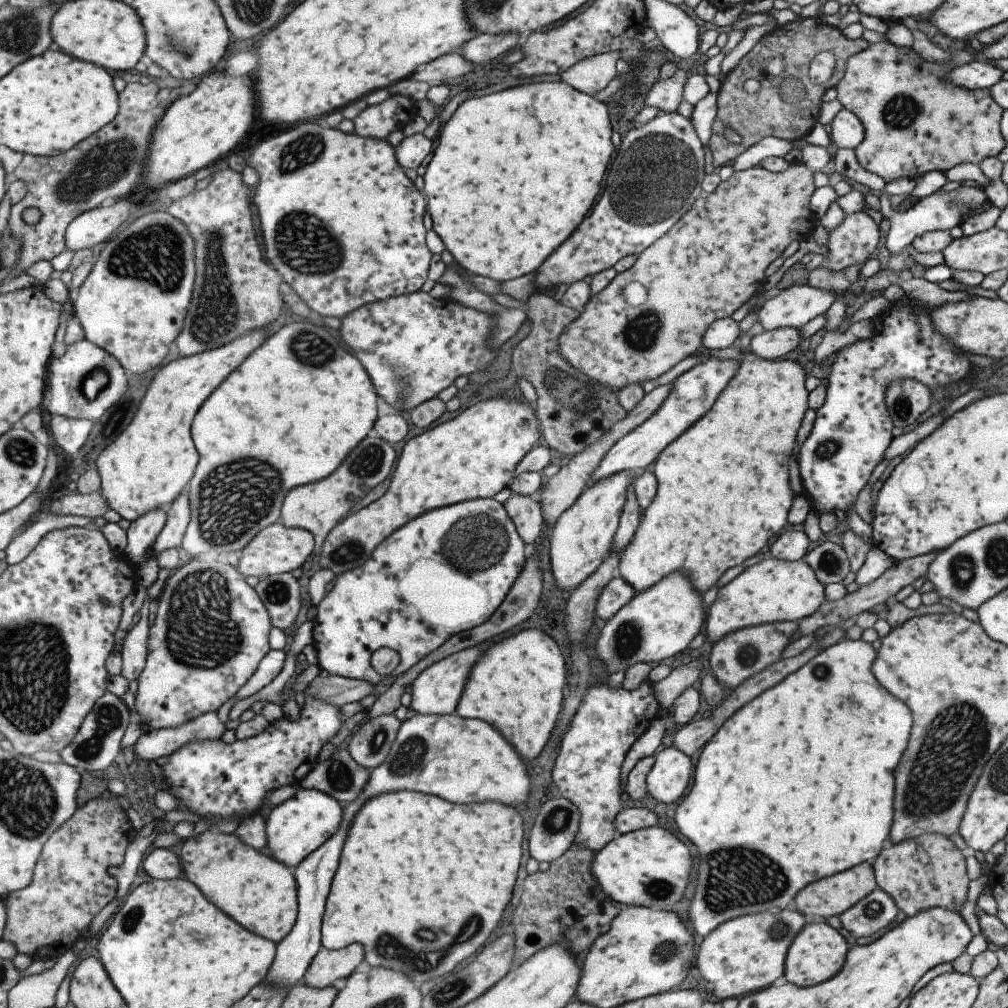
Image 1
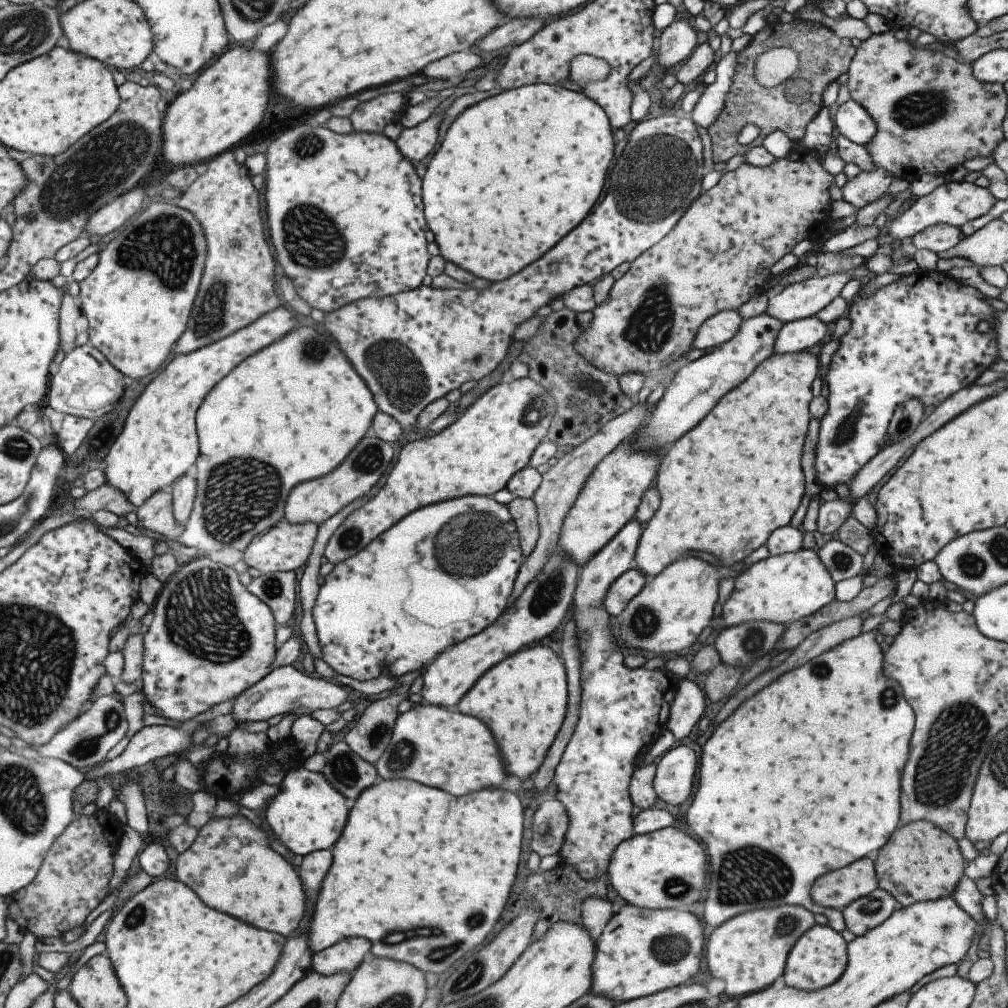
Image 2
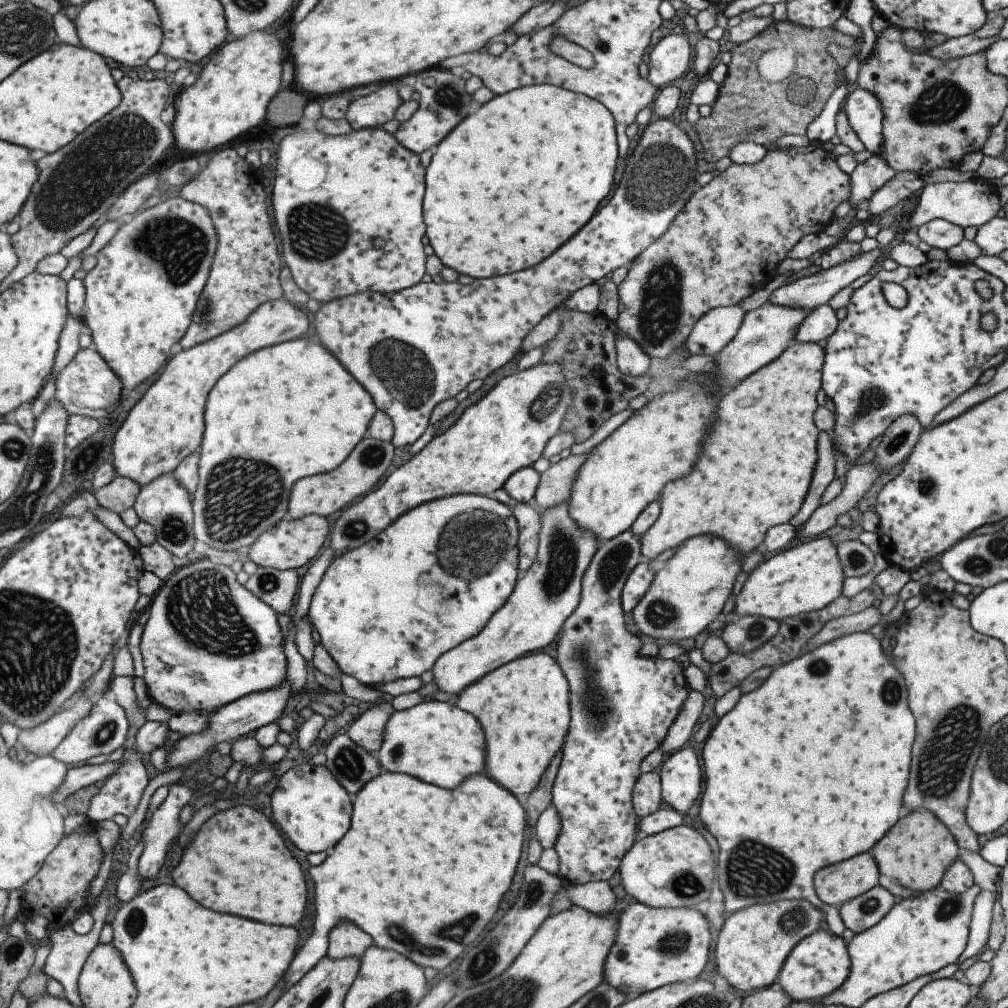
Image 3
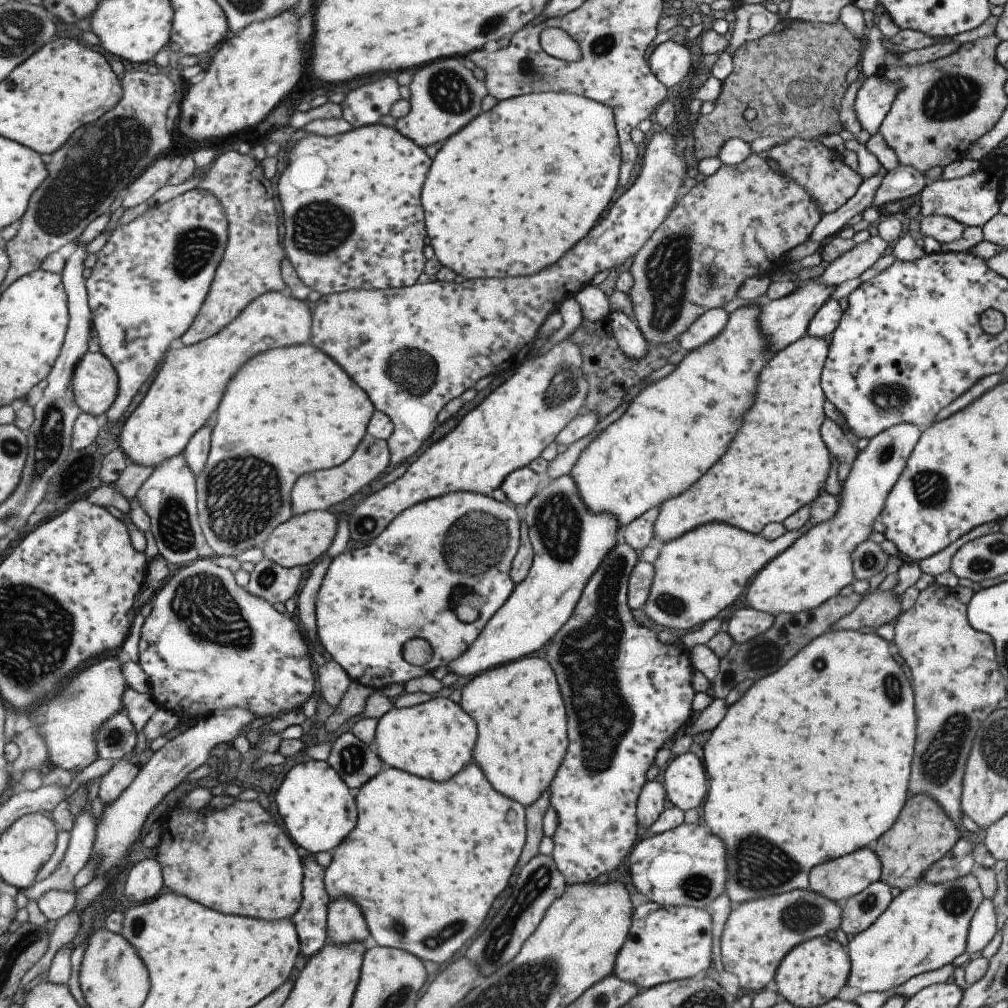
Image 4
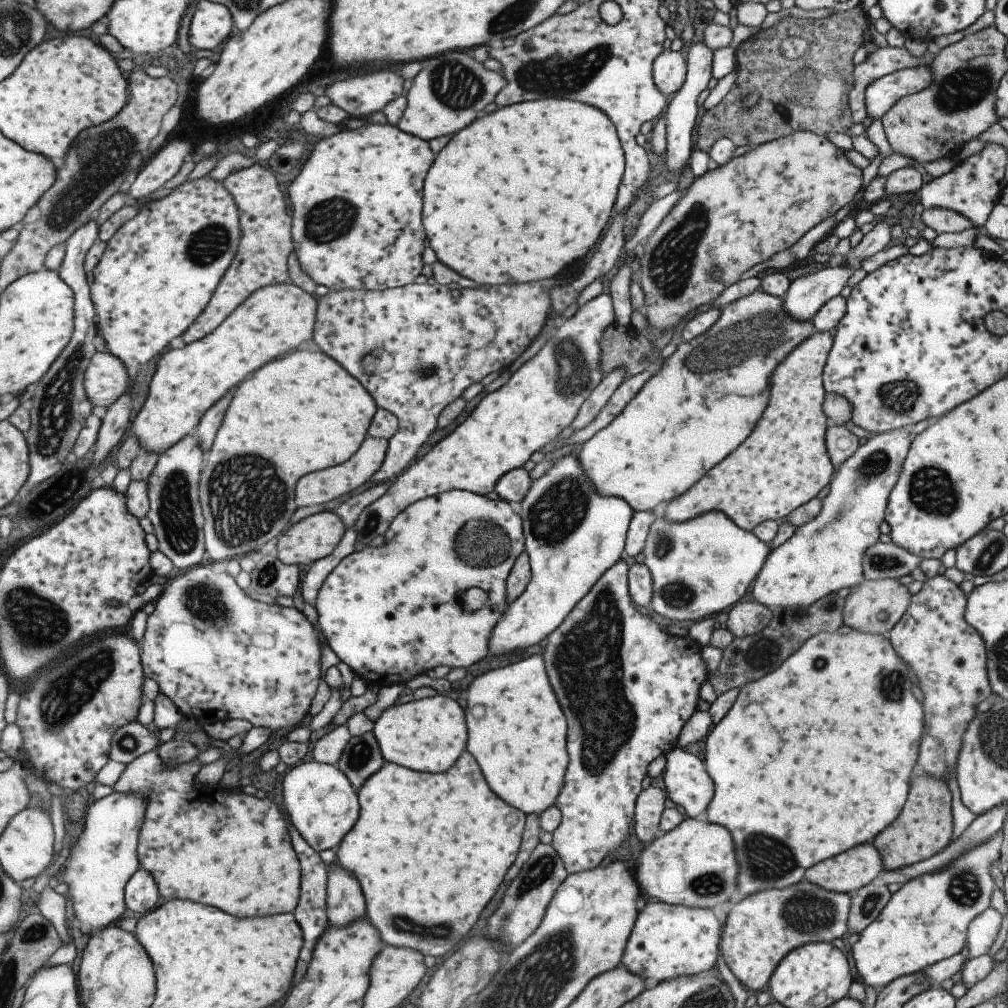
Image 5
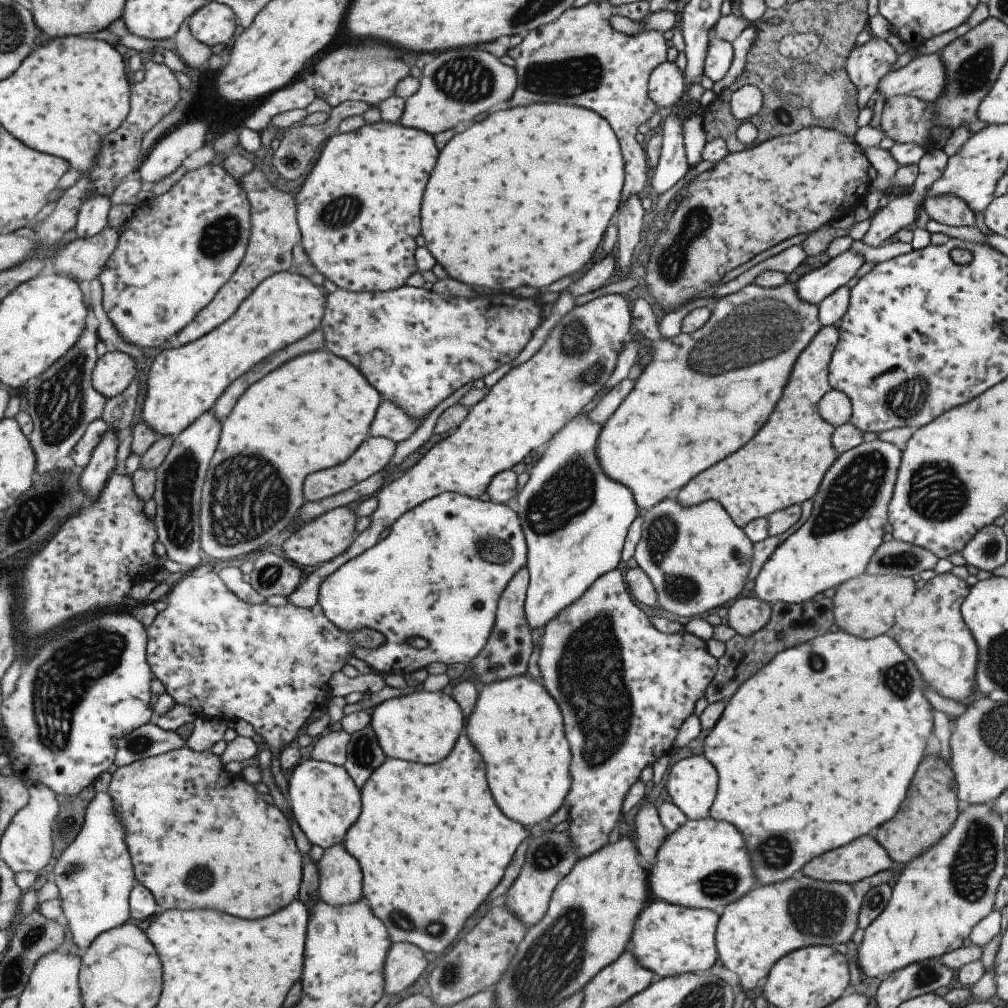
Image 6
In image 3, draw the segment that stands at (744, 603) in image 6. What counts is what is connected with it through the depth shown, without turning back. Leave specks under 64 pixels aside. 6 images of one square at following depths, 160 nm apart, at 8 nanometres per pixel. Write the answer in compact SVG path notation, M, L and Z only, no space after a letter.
M745 615L727 623L719 635L727 648L745 654L764 645L778 629L778 621L757 615Z

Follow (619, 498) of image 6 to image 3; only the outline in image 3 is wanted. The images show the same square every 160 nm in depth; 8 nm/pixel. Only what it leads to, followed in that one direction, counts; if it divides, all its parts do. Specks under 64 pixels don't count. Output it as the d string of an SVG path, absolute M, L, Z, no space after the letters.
M569 498L555 506L544 508L540 512L540 527L537 533L538 545L533 564L519 575L505 604L489 617L485 626L475 636L444 652L433 663L430 668L434 676L432 680L438 686L438 690L457 696L469 684L473 684L478 678L485 676L497 667L523 655L528 655L529 652L545 648L557 636L557 632L559 632L563 622L566 621L569 613L575 610L580 599L581 577L599 542L596 541L590 530L580 529L578 524L569 516L568 500Z

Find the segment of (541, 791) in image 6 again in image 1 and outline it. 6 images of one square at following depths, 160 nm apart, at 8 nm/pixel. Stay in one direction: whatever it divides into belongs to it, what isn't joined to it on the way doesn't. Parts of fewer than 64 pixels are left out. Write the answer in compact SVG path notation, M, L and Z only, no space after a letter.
M535 629L522 630L501 639L480 656L468 674L454 713L461 718L485 720L514 748L521 760L533 760L553 733L555 718L562 708L561 692L567 681L567 671L561 651L553 639Z

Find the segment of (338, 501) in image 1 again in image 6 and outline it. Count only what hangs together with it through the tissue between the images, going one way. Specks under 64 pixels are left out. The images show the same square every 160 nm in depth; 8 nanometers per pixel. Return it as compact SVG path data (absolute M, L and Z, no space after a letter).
M368 436L343 462L308 474L302 482L302 497L305 501L320 501L322 498L336 495L371 475L383 471L393 456L394 448L395 443L390 438Z

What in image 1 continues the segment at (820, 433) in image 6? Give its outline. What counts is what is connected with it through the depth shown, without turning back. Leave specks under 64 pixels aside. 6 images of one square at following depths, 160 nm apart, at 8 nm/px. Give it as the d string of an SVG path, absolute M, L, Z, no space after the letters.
M740 334L737 338L737 346L740 348L740 364L737 367L737 372L731 380L728 380L726 387L716 396L715 402L711 408L701 417L696 420L685 432L682 432L673 442L670 442L661 452L653 463L653 474L656 480L656 493L652 503L641 512L640 521L636 528L633 538L625 547L624 552L618 560L616 574L625 579L636 593L653 586L659 582L666 574L681 571L685 573L692 582L694 589L701 595L706 590L711 588L715 581L731 566L741 564L746 558L751 558L755 553L758 553L771 536L775 536L786 525L786 516L788 515L789 507L796 497L789 487L789 475L787 475L787 462L789 457L795 452L796 434L800 427L800 422L804 417L807 406L808 392L803 386L803 382L807 377L801 365L789 359L771 360L764 359L753 354L750 351L750 340L752 339L747 334Z

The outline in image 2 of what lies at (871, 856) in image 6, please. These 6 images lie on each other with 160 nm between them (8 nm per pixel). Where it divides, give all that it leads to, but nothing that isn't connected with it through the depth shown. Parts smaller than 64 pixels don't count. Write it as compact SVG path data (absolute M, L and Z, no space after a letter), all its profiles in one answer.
M864 857L817 878L809 890L809 898L820 909L842 911L853 900L867 896L876 887L873 864Z

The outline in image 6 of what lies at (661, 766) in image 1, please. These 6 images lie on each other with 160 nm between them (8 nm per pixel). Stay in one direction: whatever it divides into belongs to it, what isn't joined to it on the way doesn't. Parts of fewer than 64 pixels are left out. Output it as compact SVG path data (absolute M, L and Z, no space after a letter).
M695 754L681 758L669 768L665 788L671 802L688 819L708 816L708 810L716 793L718 774L703 756Z

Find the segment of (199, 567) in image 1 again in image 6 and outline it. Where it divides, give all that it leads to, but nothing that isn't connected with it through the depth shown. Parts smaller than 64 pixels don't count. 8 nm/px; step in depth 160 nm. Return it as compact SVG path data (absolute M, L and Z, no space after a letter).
M218 571L203 573L200 576L192 576L187 574L185 578L182 578L177 582L173 588L171 588L163 600L167 601L167 606L162 610L157 618L153 621L153 624L148 628L148 661L152 666L155 678L161 680L164 686L164 690L177 704L182 704L193 709L193 712L197 717L203 717L206 719L225 719L228 723L236 720L245 720L251 724L255 733L259 734L263 738L263 742L270 746L271 761L270 772L273 772L275 776L281 776L282 766L281 760L278 758L278 754L285 748L290 742L297 737L299 728L307 722L307 718L311 716L311 712L316 708L327 706L327 703L333 697L329 693L329 687L327 686L327 680L331 678L331 674L339 672L347 660L351 658L354 649L363 648L373 650L384 642L382 634L379 634L372 628L360 628L356 631L344 631L339 630L324 614L322 608L315 602L313 605L307 608L296 607L291 603L272 607L266 603L252 605L242 600L239 600L232 592L229 592L223 584L221 584L221 578Z

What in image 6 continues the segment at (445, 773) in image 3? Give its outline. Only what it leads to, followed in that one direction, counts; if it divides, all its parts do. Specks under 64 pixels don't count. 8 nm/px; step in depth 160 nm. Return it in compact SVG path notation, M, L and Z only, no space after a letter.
M422 689L380 702L370 715L369 726L387 758L433 764L449 754L464 723L459 705L450 696Z

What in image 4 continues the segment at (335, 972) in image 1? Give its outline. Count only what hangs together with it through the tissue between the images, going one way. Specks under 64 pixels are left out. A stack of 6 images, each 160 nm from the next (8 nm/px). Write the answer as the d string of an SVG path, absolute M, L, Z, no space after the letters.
M344 896L328 901L326 936L327 942L334 945L369 943L368 926L357 903Z

